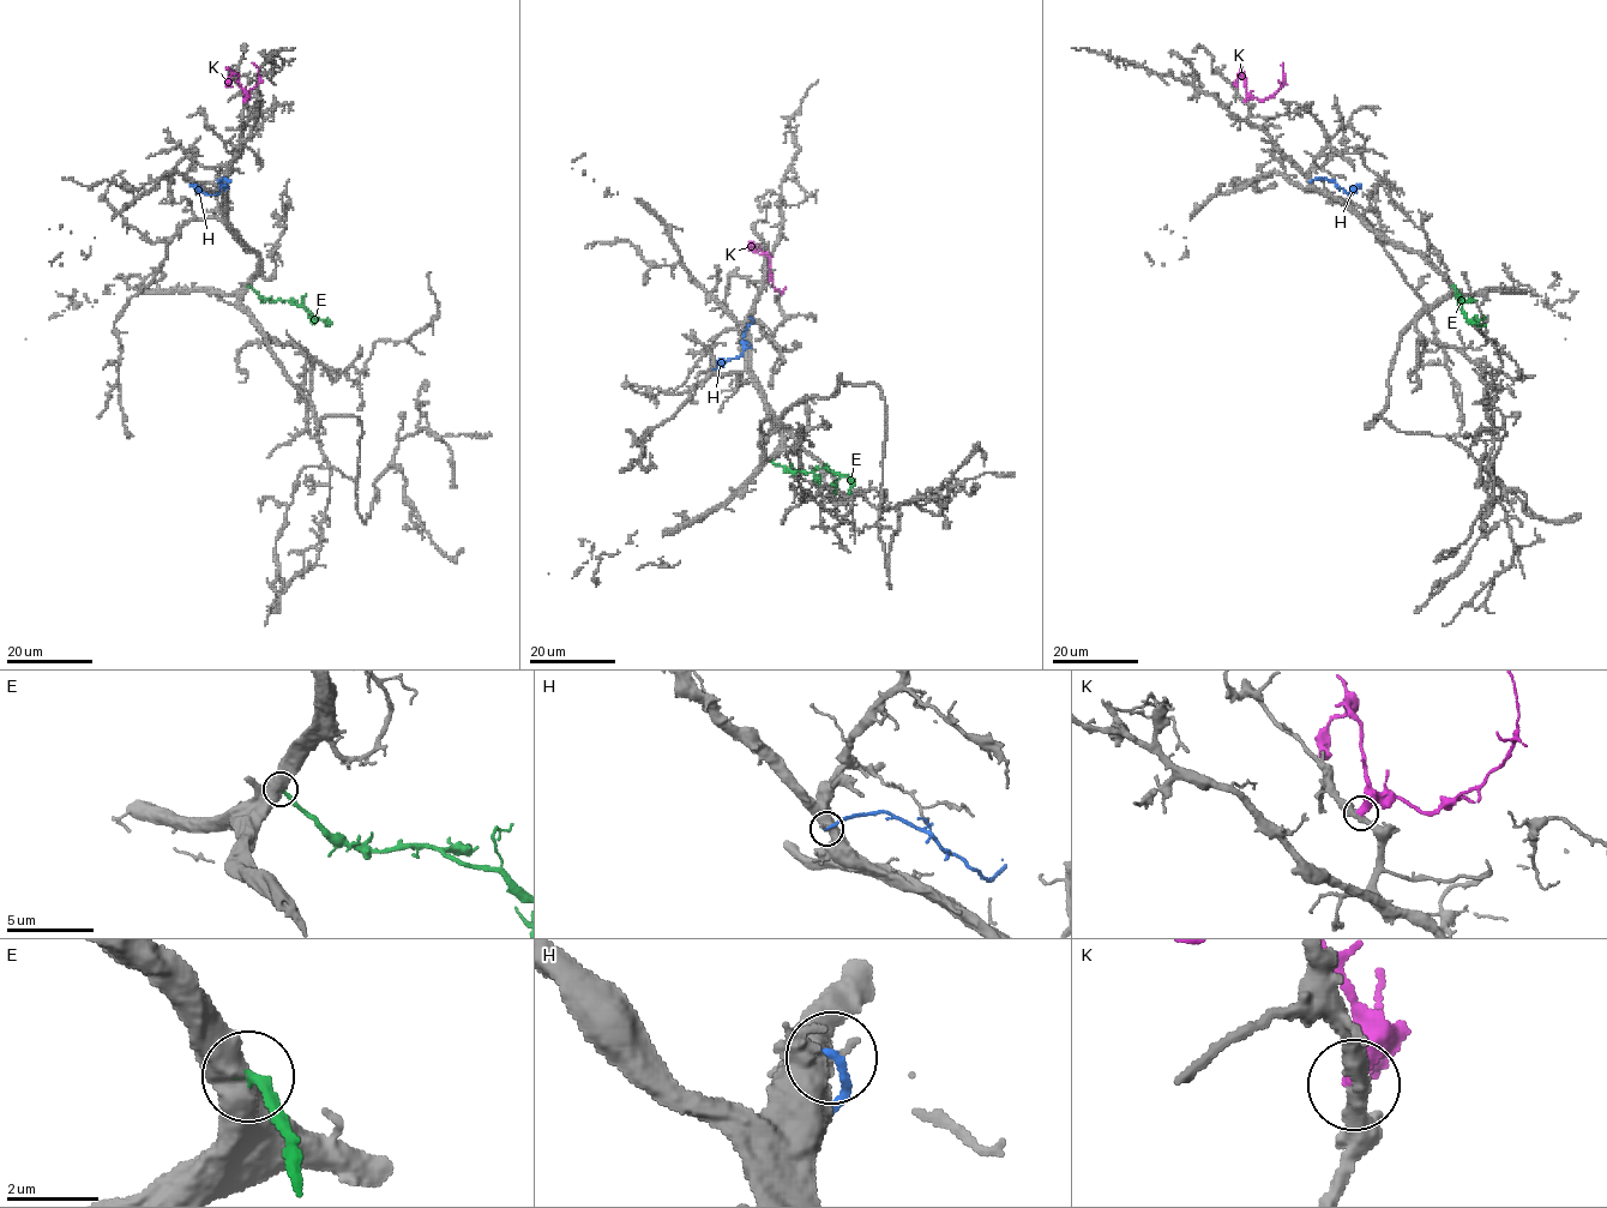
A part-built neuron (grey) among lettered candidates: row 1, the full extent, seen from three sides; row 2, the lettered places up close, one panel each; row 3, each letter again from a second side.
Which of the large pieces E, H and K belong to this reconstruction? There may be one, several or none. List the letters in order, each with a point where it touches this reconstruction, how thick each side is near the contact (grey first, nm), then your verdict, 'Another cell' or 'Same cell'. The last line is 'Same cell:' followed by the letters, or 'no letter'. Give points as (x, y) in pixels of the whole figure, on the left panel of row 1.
E: Touches grey at (248, 286). Thickness 550 nm (grey) against 260 nm. Same cell
H: Touches grey at (228, 181). Thickness 550 nm (grey) against 180 nm. Another cell
K: Touches grey at (245, 101). Thickness 360 nm (grey) against 480 nm. Another cell
Same cell: E

